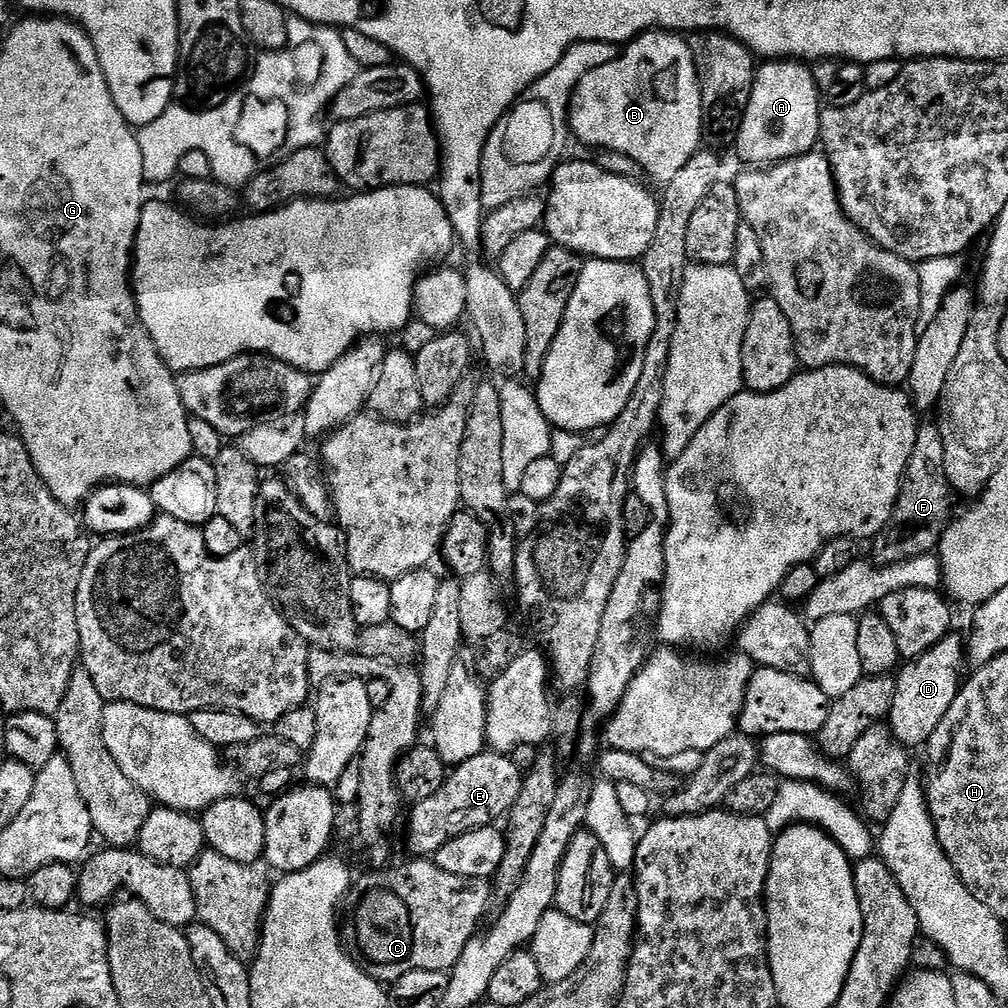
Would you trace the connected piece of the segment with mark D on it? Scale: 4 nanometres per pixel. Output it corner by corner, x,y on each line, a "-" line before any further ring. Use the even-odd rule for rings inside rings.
949,634
938,642
926,654
917,660
907,661
895,673
896,693
894,706
890,706
886,723
891,728
894,738
909,750
927,745
928,739
938,730
942,718
954,706
954,698
960,693
966,664
966,640
957,634

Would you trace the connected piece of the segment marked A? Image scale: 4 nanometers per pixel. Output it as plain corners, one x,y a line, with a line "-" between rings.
795,59
761,63
756,70
750,106
746,106
734,151
748,166
771,166
795,156
805,156
817,147
821,111
822,94
807,63

